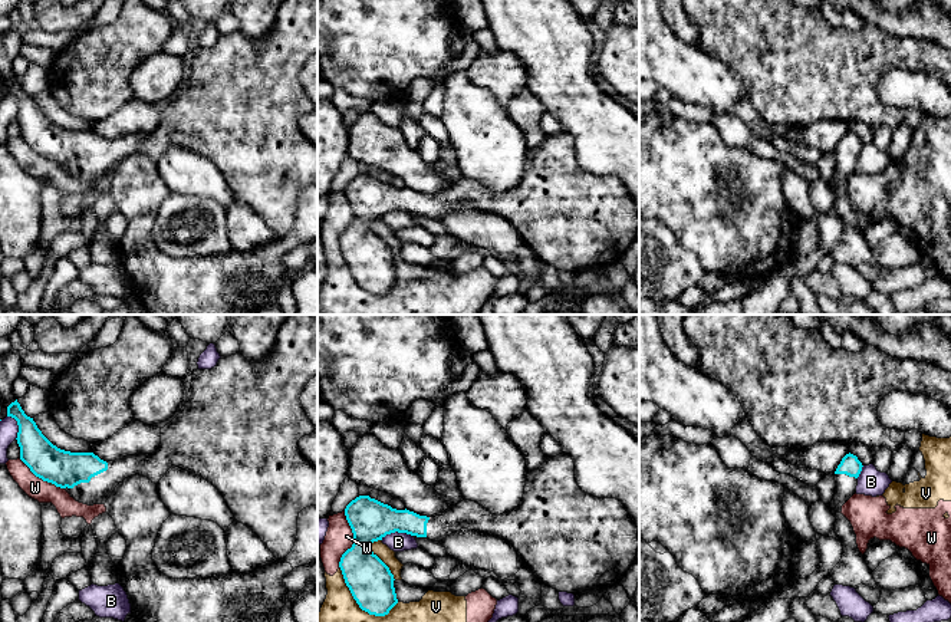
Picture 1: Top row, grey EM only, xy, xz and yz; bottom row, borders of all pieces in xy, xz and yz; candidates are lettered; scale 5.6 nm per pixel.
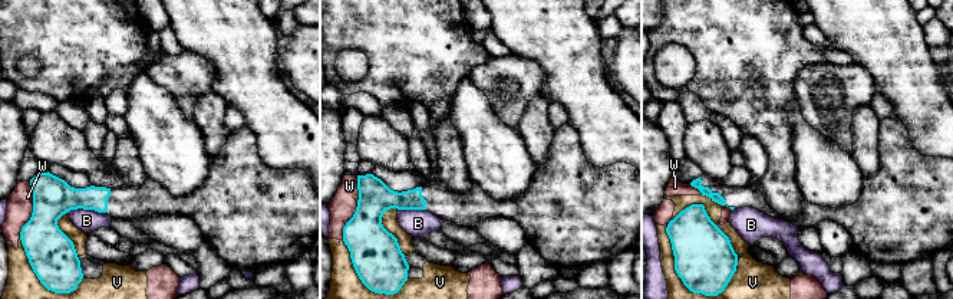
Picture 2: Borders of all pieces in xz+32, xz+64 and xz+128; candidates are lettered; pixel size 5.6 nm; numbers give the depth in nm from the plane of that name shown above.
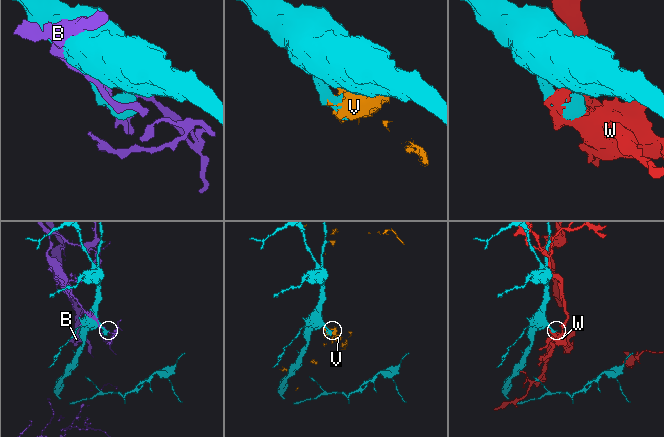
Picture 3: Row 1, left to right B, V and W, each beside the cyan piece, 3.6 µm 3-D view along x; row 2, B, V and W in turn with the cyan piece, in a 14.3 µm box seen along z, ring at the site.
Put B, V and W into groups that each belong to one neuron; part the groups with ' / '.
B / V W

